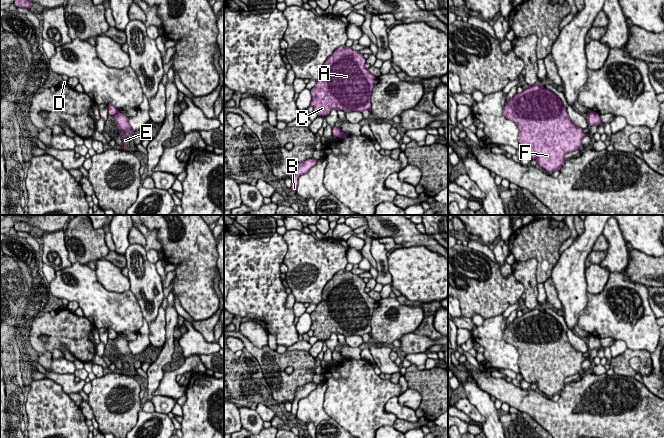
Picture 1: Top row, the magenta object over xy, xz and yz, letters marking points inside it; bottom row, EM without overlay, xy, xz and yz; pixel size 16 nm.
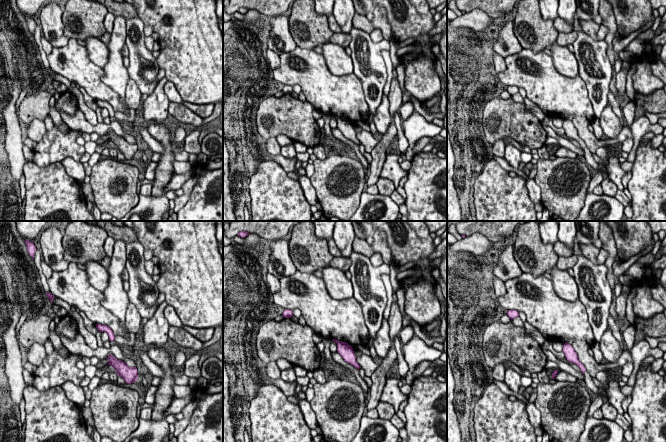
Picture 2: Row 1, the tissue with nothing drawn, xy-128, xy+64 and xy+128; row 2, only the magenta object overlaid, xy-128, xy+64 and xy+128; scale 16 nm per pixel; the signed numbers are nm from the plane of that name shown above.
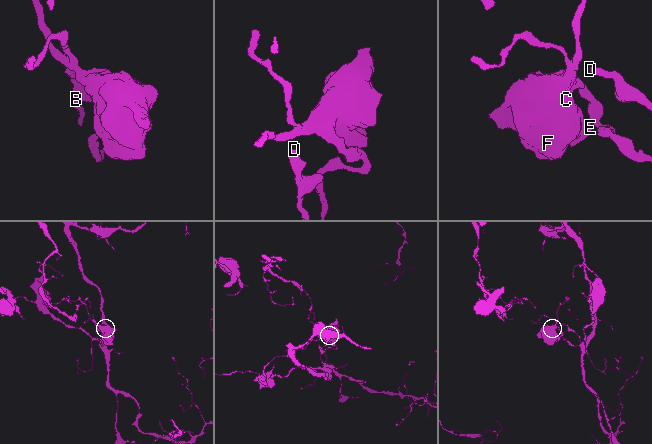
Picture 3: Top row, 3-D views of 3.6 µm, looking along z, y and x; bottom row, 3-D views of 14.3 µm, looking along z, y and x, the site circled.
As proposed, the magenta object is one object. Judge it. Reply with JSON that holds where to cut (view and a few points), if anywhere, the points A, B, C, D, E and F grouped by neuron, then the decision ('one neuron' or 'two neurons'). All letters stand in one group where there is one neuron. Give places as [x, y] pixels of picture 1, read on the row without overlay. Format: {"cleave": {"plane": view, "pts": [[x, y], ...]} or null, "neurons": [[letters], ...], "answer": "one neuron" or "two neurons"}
{"cleave": {"plane": "xy", "pts": [[118, 335], [113, 339]]}, "neurons": [["A", "C", "E", "F"], ["B", "D"]], "answer": "two neurons"}

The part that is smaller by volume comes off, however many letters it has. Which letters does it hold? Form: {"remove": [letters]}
{"remove": ["A", "C", "E", "F"]}

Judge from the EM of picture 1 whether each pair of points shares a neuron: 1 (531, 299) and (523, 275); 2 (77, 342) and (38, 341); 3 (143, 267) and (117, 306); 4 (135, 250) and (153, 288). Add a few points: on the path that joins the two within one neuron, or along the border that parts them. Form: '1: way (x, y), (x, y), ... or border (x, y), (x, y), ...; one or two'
1: way (531, 293), (527, 281); one
2: way (67, 339), (48, 339); one
3: border (129, 290), (134, 295), (141, 311); two
4: way (136, 259), (144, 279); one

